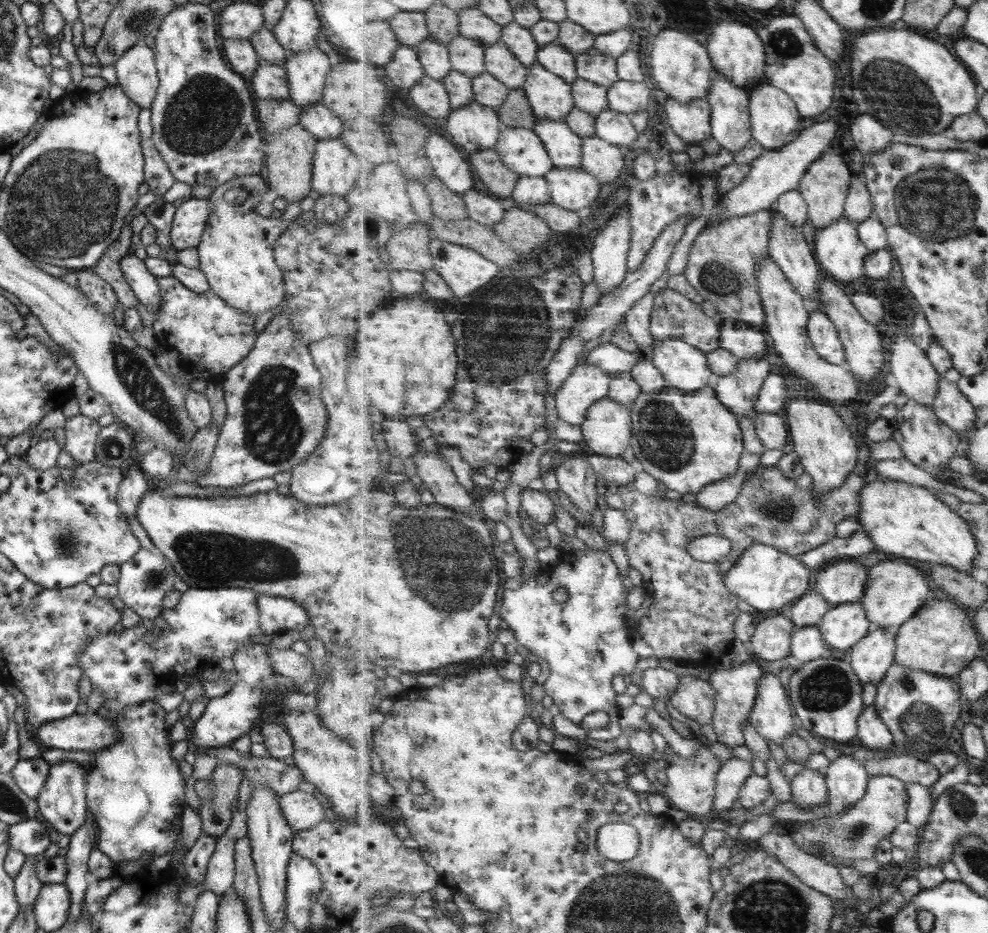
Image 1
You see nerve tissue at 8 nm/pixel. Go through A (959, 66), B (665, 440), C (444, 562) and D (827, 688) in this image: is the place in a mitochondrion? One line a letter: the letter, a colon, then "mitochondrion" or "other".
A: other
B: mitochondrion
C: mitochondrion
D: mitochondrion

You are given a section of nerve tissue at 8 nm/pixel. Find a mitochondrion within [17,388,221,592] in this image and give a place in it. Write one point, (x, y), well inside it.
(66, 540)

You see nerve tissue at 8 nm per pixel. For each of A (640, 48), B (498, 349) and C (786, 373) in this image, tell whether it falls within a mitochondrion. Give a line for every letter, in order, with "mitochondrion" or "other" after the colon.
A: other
B: mitochondrion
C: other

